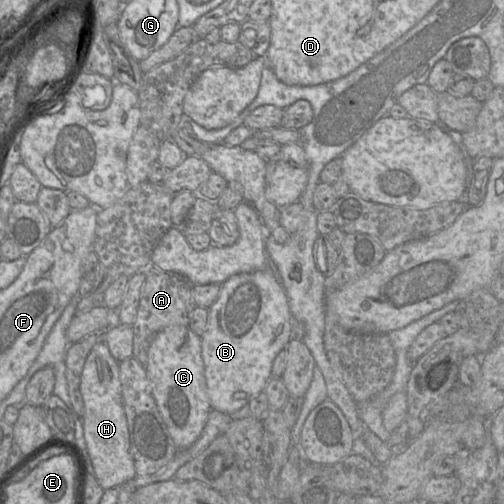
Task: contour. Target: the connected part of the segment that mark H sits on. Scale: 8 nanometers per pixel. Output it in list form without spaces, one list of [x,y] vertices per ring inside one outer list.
[[[101,340],[90,351],[81,374],[80,391],[84,401],[83,429],[87,451],[100,486],[119,488],[136,476],[130,437],[122,402],[119,362]]]

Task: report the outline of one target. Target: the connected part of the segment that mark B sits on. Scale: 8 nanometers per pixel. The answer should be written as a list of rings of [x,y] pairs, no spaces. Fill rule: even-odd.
[[[269,269],[251,273],[235,274],[228,278],[224,283],[222,283],[220,285],[220,292],[217,300],[209,308],[209,319],[207,322],[206,330],[201,336],[202,359],[204,362],[206,387],[212,409],[226,413],[228,415],[233,415],[242,407],[249,404],[251,399],[263,392],[268,381],[272,377],[272,366],[275,358],[281,350],[287,347],[291,339],[291,313],[288,297],[281,282],[274,276],[274,274]]]

